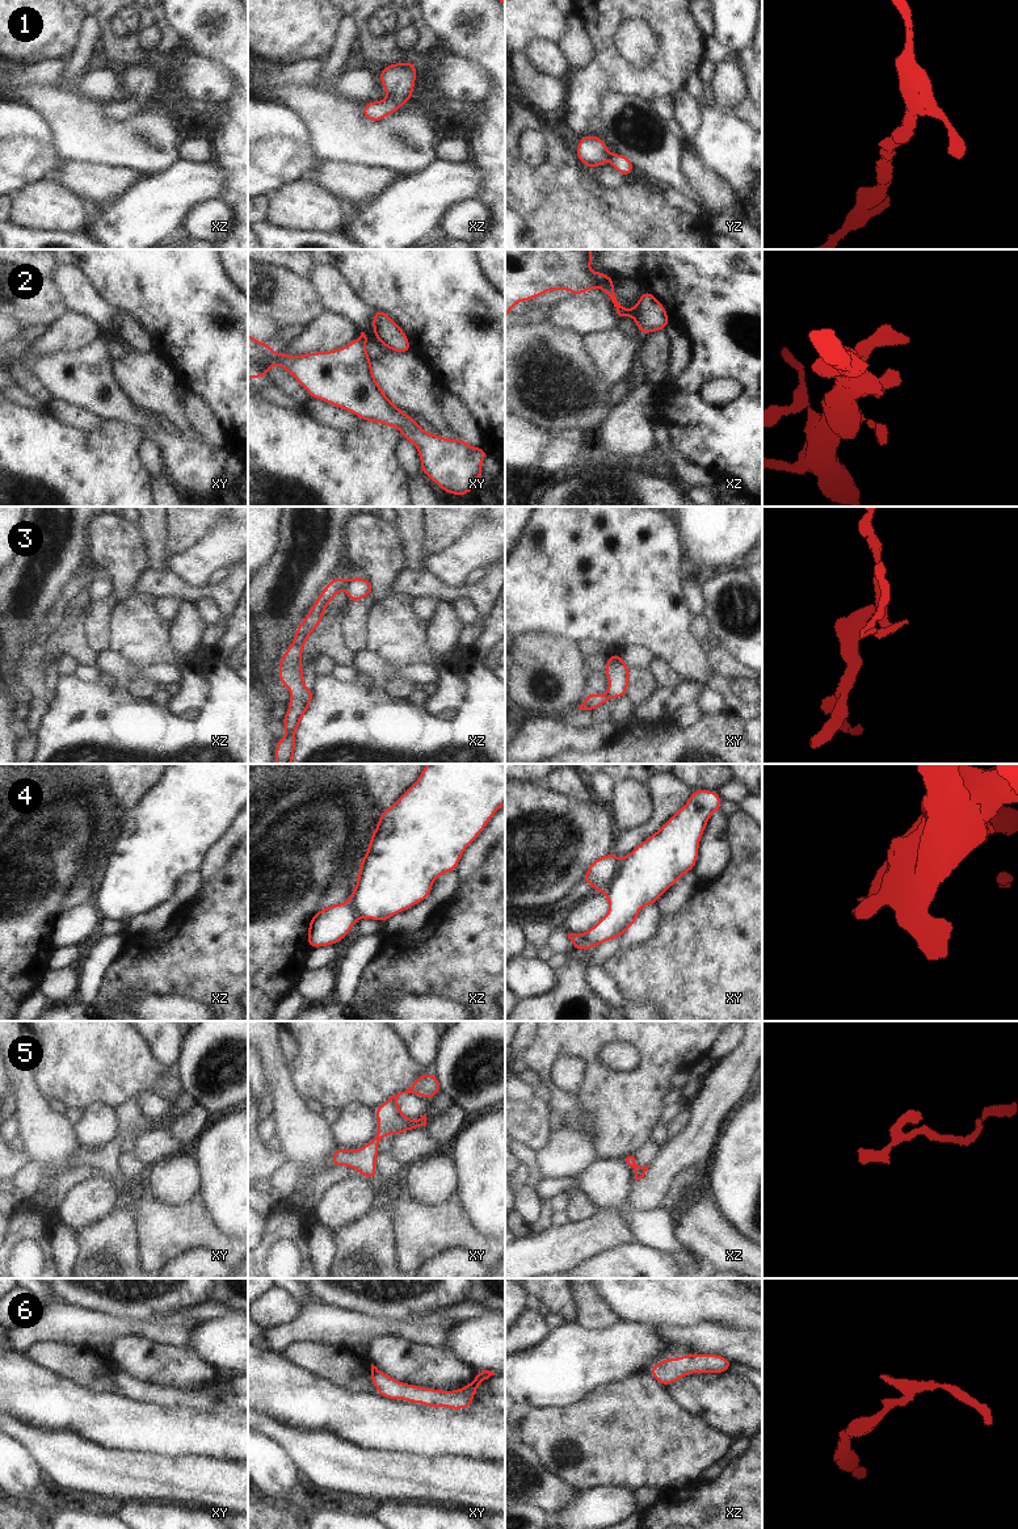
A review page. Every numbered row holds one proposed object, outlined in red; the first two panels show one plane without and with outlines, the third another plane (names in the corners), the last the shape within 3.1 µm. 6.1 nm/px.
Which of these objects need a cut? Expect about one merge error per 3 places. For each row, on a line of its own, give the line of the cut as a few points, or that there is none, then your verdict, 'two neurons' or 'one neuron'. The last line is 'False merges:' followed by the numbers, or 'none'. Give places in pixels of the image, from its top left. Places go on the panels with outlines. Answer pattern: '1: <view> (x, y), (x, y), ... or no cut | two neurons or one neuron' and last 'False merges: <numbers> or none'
1: no cut | one neuron
2: no cut | one neuron
3: xz (350, 579), (345, 587) | two neurons
4: xy (619, 858), (613, 878), (602, 891) | two neurons
5: no cut | one neuron
6: no cut | one neuron
False merges: 3, 4

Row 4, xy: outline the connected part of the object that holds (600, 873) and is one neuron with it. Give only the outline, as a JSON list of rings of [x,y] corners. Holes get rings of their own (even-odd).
[[[614,853],[597,858],[590,864],[581,882],[589,883],[597,892],[603,892],[618,869],[618,861]]]

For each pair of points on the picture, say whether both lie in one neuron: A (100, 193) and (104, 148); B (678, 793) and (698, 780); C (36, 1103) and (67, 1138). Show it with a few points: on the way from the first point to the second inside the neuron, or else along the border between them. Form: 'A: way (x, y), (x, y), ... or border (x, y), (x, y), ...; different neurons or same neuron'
A: border (72, 159), (133, 169); different neurons
B: border (676, 777), (693, 789); different neurons
C: way (41, 1112), (58, 1129); same neuron

